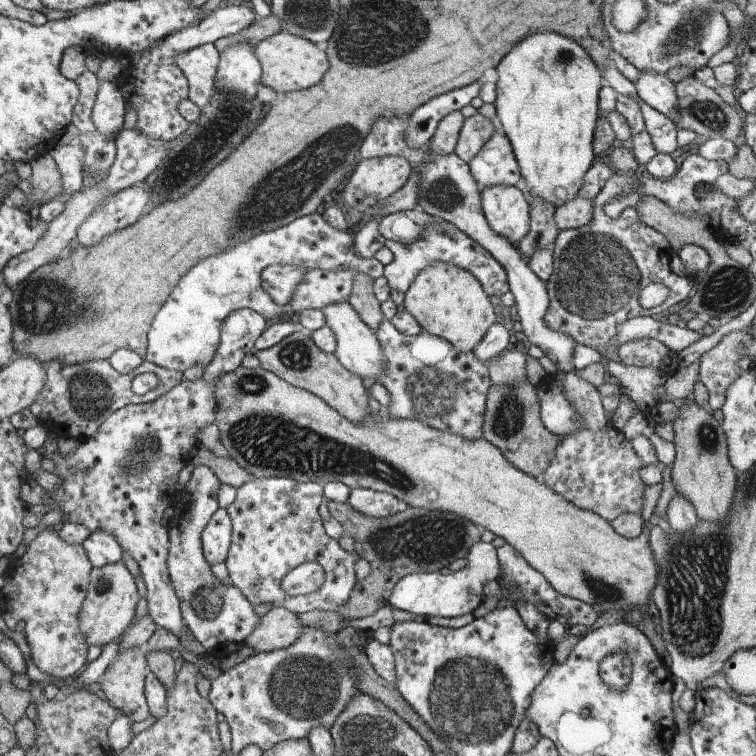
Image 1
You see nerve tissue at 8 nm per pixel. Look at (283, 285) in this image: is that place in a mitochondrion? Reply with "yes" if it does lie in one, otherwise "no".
no

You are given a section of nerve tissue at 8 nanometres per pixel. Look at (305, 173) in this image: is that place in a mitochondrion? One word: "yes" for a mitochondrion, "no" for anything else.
yes

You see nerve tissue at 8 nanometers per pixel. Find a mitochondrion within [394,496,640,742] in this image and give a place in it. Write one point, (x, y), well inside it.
(600, 589)

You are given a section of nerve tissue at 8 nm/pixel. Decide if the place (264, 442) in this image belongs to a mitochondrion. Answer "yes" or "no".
yes

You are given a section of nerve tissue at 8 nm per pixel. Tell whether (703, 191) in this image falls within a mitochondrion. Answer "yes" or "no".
yes

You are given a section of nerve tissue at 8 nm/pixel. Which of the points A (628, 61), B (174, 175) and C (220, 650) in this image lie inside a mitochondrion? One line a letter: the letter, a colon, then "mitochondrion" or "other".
A: other
B: other
C: other

